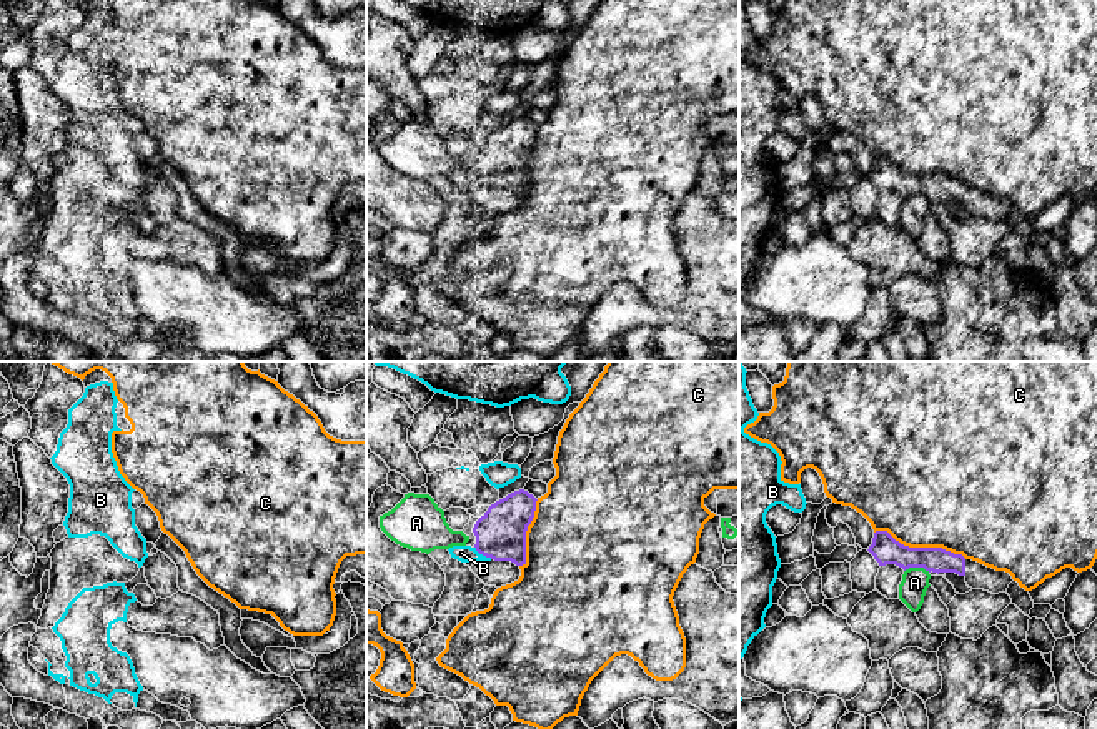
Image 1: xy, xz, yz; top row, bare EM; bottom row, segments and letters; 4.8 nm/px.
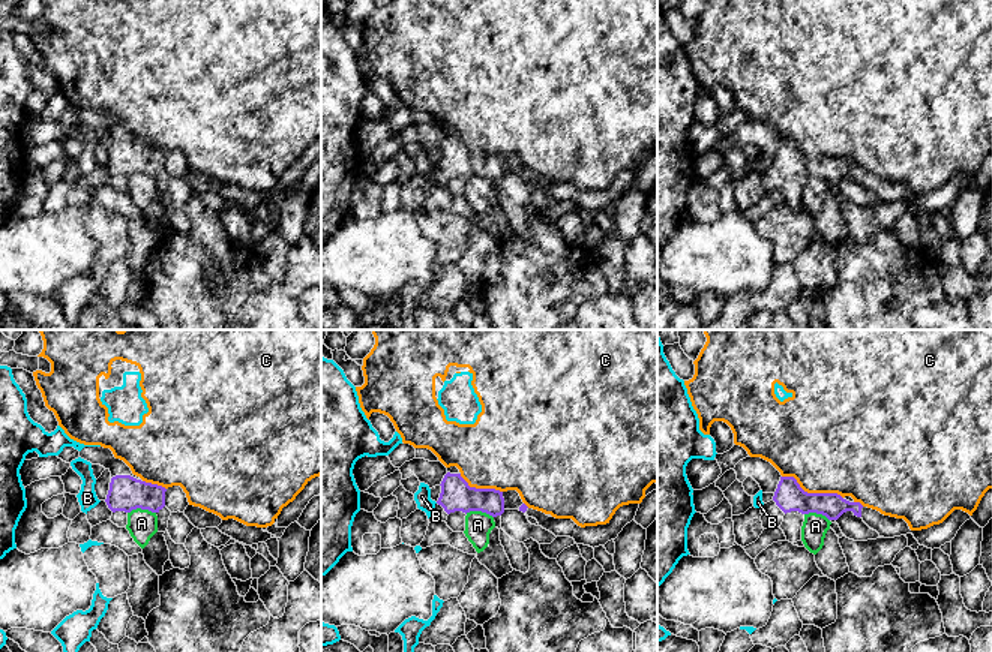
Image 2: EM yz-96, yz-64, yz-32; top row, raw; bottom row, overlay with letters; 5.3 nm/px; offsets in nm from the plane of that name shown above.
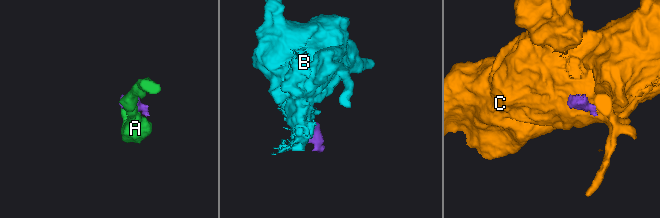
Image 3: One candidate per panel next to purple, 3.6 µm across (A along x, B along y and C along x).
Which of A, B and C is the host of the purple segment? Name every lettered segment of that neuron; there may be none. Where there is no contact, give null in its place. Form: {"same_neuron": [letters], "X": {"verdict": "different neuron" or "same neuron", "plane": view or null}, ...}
{"same_neuron": [], "A": {"verdict": "different neuron", "plane": "yz"}, "B": {"verdict": "different neuron", "plane": "xz"}, "C": {"verdict": "different neuron", "plane": "yz"}}

